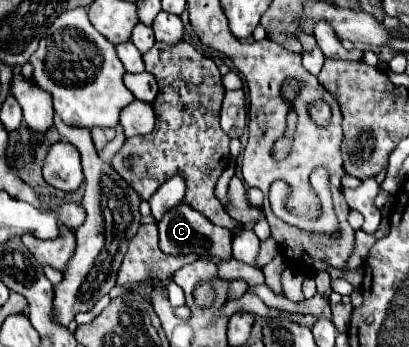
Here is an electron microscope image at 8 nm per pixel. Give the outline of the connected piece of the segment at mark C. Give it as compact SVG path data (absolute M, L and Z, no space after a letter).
M183 202L177 204L177 208L169 210L169 214L165 214L165 218L157 226L159 226L159 248L165 254L177 256L195 252L201 258L213 258L215 262L231 258L231 232L221 226L213 226L209 220L205 220L205 216L201 216Z

